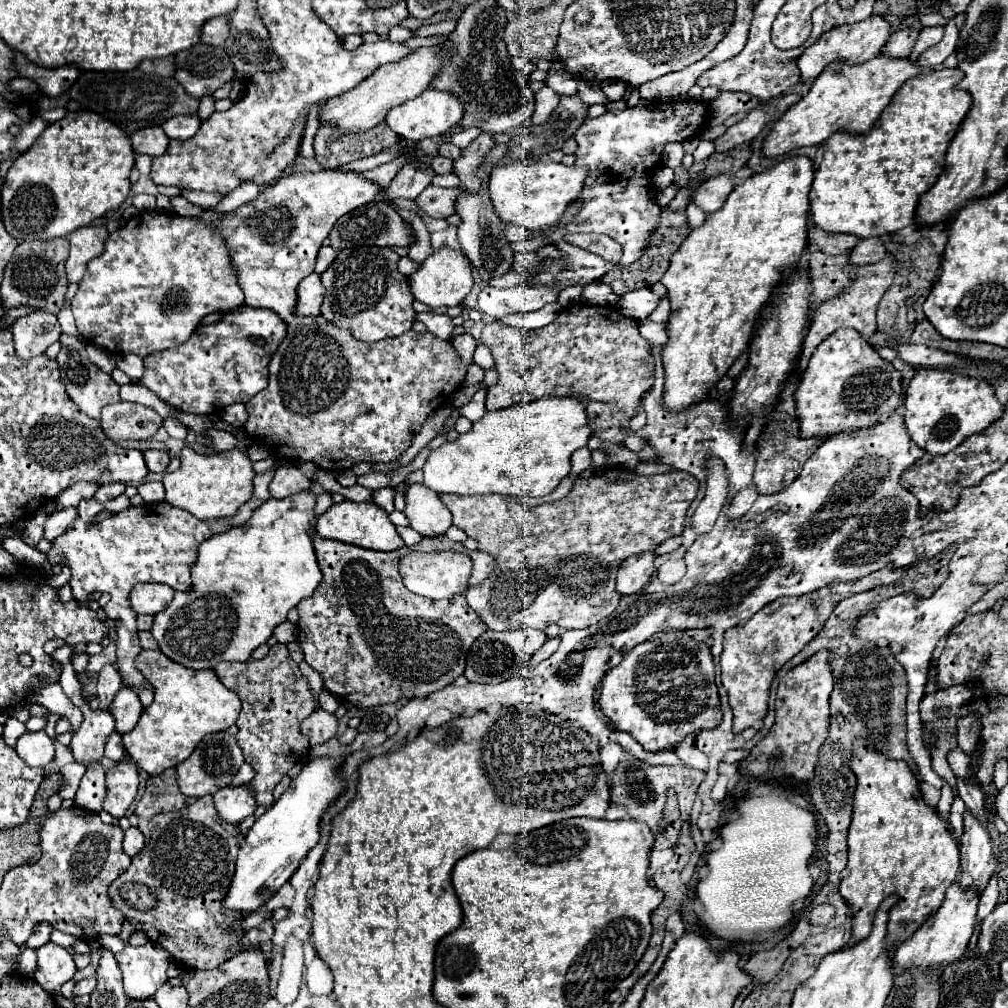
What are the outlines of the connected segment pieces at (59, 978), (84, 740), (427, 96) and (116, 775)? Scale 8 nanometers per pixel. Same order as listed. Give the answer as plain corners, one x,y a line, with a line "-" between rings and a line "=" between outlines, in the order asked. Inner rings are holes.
45,943
43,947
39,947
37,957
39,959
37,959
35,981
51,995
59,993
61,985
65,981
71,981
77,971
71,953
55,943
=
83,709
83,723
73,733
71,753
73,759
85,767
103,759
107,737
115,731
115,719
109,711
=
427,89
421,95
417,95
415,99
391,109
385,117
385,123
389,125
389,129
393,133
397,133
401,139
407,141
421,141
427,137
437,137
445,131
449,131
459,119
463,117
463,107
459,103
459,99
455,99
453,95
447,95
445,91
435,91
435,89
=
127,757
107,773
105,779
107,795
103,799
103,809
115,819
123,817
137,795
137,787
139,787
137,765

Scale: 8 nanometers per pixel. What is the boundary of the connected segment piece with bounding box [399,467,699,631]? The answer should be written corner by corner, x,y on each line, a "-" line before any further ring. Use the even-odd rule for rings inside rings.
619,467
609,469
589,479
577,479
567,497
555,503
543,503
537,507
523,507
519,501
505,495
439,495
445,507
453,513
453,525
467,533
467,537
479,543
479,551
495,557
495,571
481,583
469,585
471,559
459,553
409,553
399,561
403,583
409,591
429,597
445,599
463,593
469,607
481,617
481,621
495,631
511,631
521,627
545,629
559,625
561,629
587,629
601,619
609,617
619,605
621,595
615,591
615,577
619,565
643,551
655,551
669,537
677,537
683,531
685,513
695,499
699,481
683,471
669,471
663,475
639,477
633,471

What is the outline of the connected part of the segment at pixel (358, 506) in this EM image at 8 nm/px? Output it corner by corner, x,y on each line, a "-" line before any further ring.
345,499
343,503
331,505
315,523
315,531
323,539
333,539
333,541
343,541
349,545
357,545
363,549
373,549
373,551
395,551
403,547
403,539
399,537
395,525
389,521
389,515
375,503
353,503

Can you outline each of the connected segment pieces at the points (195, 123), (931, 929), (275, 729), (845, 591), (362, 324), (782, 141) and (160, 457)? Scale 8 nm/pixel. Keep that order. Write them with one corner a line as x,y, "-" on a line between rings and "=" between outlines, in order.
179,115
179,119
169,119
161,127
169,139
187,141
199,131
199,125
201,125
201,121
197,115
=
953,883
945,893
945,899
939,911
935,911
935,915
931,915
931,919
927,919
927,923
923,923
923,927
919,927
893,953
895,967
905,967
907,963
915,963
917,967
923,967
923,969
943,971
947,963
953,963
955,959
959,959
959,955
963,955
973,935
977,905
979,905
979,891
975,887
963,889
959,887
959,883
=
281,643
271,647
269,655
261,661
251,659
249,663
219,663
215,667
215,675
241,699
243,707
237,719
237,741
243,749
245,761
255,769
251,787
255,789
257,803
269,807
273,803
275,785
309,751
307,739
299,733
301,721
315,709
307,681
303,679
298,664
289,657
287,645
=
883,569
875,575
867,575
857,581
847,583
831,583
819,591
813,591
811,595
801,597
783,597
775,603
769,603
753,615
747,623
739,627
731,627
725,633
723,641
723,653
721,653
721,677
723,685
729,695
729,705
733,709
733,727
735,733
745,731
747,727
753,727
757,721
763,721
767,715
767,701
769,701
769,687
775,677
775,673
791,659
795,657
825,625
831,611
841,599
847,599
847,595
855,595
859,591
869,591
877,585
889,585
897,581
907,569
=
357,247
337,251
335,261
321,275
323,287
327,289
321,317
333,327
351,331
359,341
379,341
409,331
417,313
411,307
413,295
407,277
397,271
397,261
399,255
393,249
=
883,55
855,67
841,65
841,71
837,71
837,63
833,63
823,71
823,75
819,75
819,79
813,81
809,93
775,121
771,133
763,141
763,155
773,159
799,147
821,145
837,131
851,135
871,131
897,89
919,73
921,67
917,63
911,63
909,59
887,59
=
147,449
145,453
145,463
147,467
153,471
153,473
161,473
167,469
171,457
169,457
169,451
157,451
157,449

